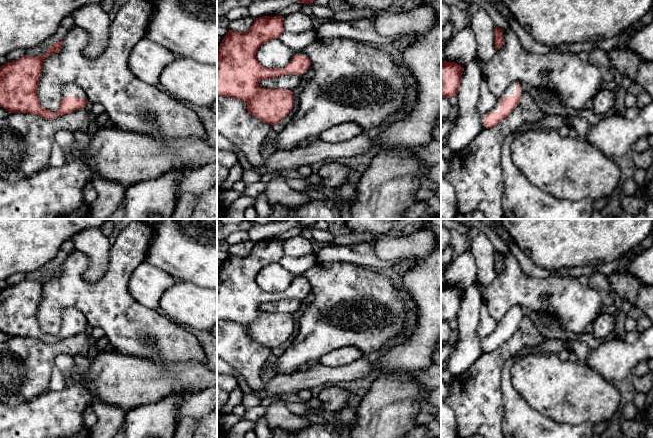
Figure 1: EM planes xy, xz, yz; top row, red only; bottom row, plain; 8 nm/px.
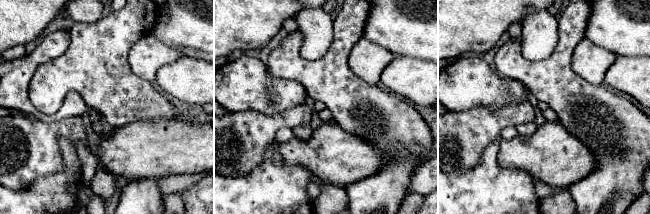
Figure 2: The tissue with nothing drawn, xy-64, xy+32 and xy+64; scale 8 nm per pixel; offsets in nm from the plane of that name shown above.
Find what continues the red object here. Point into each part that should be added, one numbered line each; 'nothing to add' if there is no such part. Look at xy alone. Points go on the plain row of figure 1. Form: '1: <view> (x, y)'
1: xy (69, 313)

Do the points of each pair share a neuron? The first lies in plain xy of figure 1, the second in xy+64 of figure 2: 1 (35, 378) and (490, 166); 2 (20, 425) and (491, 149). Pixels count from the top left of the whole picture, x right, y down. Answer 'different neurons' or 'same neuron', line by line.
1: different neurons
2: same neuron

